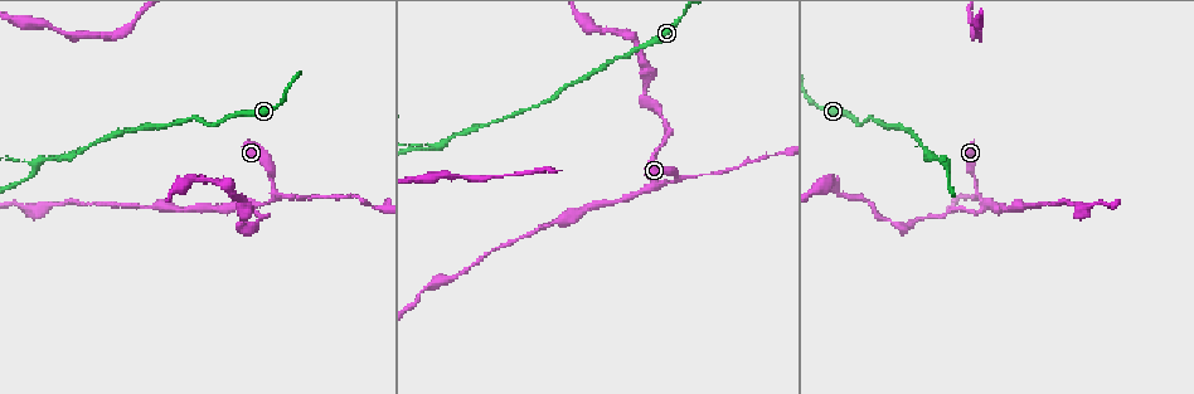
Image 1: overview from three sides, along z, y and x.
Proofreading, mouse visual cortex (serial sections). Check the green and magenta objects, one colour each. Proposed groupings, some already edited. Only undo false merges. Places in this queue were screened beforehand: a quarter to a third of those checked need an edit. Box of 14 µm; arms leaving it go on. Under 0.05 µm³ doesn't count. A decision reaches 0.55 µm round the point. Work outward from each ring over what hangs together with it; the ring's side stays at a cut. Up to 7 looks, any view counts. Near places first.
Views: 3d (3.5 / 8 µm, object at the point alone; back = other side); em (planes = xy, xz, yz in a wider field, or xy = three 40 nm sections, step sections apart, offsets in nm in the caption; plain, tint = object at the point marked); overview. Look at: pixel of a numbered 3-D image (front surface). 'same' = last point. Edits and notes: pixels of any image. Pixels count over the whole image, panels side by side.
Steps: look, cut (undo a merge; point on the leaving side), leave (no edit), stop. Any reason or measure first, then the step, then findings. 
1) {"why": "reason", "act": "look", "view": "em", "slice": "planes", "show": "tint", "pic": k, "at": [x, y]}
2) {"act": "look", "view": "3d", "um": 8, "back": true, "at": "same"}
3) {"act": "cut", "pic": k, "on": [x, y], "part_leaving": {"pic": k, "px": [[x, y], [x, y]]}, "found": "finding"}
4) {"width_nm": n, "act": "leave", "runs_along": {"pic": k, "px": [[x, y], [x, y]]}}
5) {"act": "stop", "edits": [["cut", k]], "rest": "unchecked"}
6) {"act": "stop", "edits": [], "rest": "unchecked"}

{"why": "a fork", "act": "look", "view": "3d", "um": 3.5, "pic": 1, "at": [976, 194]}

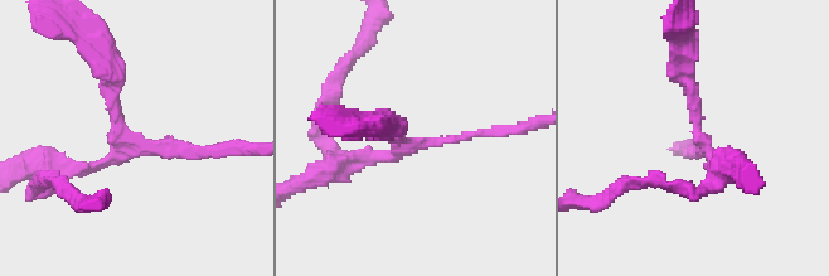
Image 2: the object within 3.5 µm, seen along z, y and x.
{"arms": 3, "arm_widths_nm": [100, 200, 250], "act": "look", "view": "em", "slice": "planes", "show": "tint", "pic": 2, "at": [117, 139]}

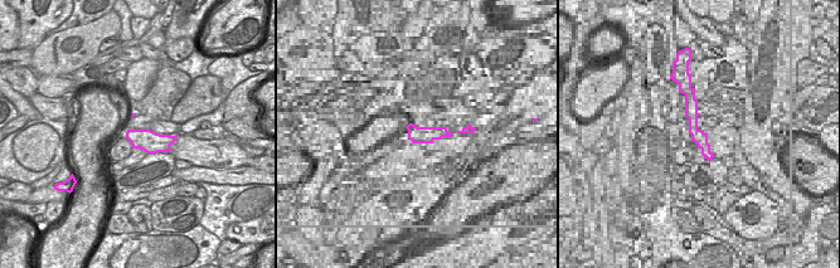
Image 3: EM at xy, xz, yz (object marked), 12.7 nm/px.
{"act": "leave", "runs_along": {"pic": 2, "px": [[100, 57], [116, 154], [54, 180]]}, "found": "continuous, no second cell"}

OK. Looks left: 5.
{"act": "look", "view": "3d", "um": 8, "pic": 1, "at": [645, 103]}

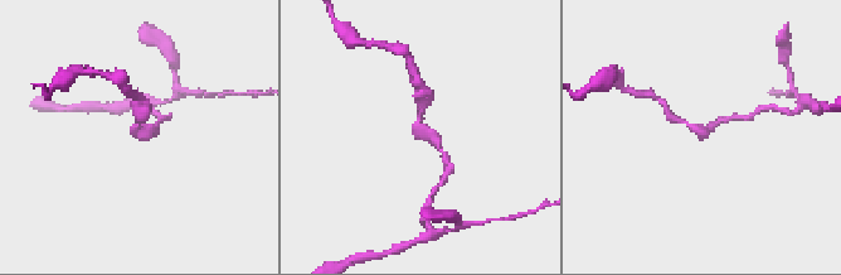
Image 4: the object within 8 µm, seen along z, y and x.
{"why": "need the tissue", "act": "look", "view": "em", "slice": "xy", "step": 5, "show": "tint", "pic": 4, "at": [419, 131]}

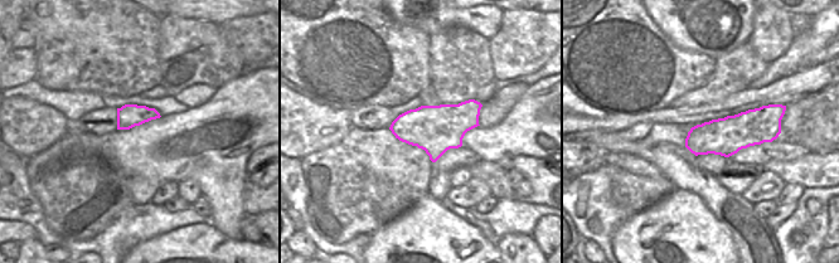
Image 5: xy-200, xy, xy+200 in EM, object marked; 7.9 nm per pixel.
{"act": "leave", "found": "continuous, no second cell"}

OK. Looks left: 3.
{"why": "three-way junction", "act": "look", "view": "3d", "um": 8, "pic": 1, "at": [944, 163]}

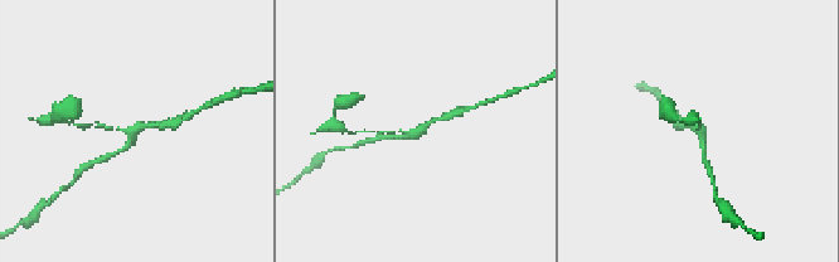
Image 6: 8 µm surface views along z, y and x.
{"why": "now the EM", "act": "look", "view": "em", "slice": "xy", "step": 3, "show": "tint", "pic": 6, "at": [131, 135]}

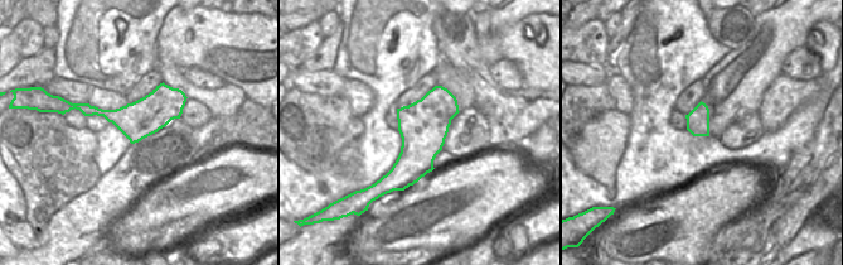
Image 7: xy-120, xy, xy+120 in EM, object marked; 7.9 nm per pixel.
{"arms": 3, "arm_widths_nm": [100, 150, 150], "act": "leave", "runs_along": {"pic": 6, "px": [[163, 122], [139, 126], [124, 149], [107, 156]]}, "found": "continuous, no second cell"}

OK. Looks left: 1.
{"act": "stop", "edits": [], "rest": "unchecked"}

